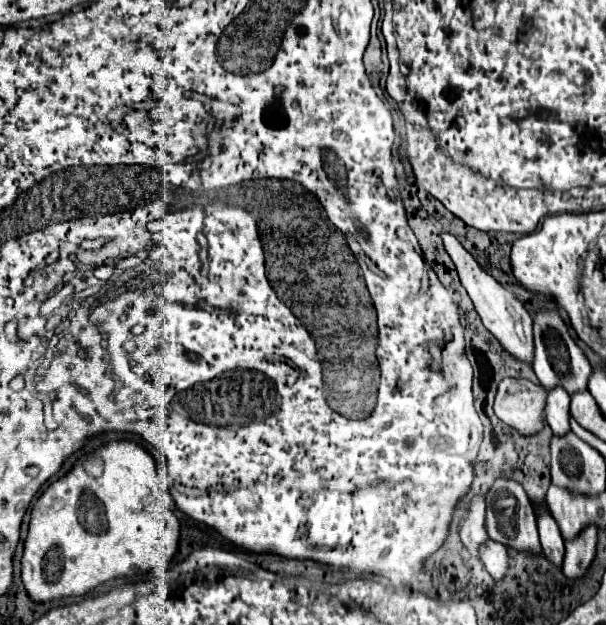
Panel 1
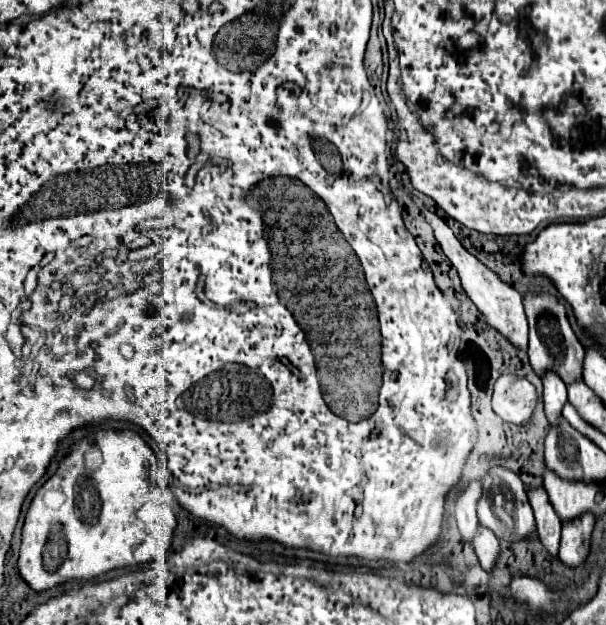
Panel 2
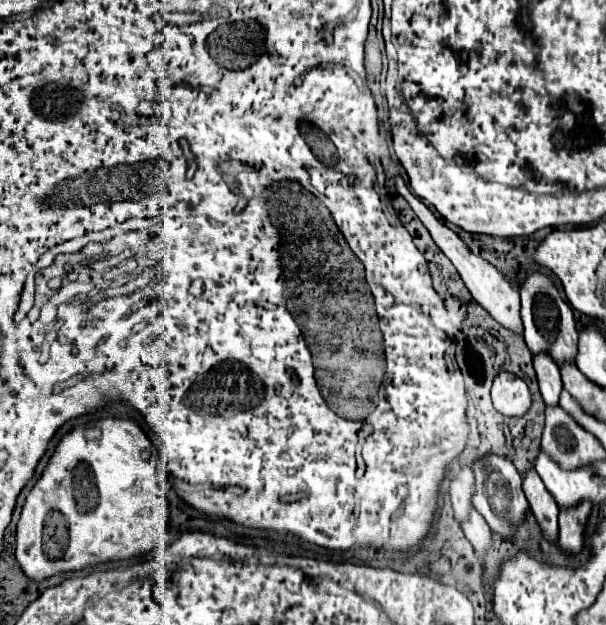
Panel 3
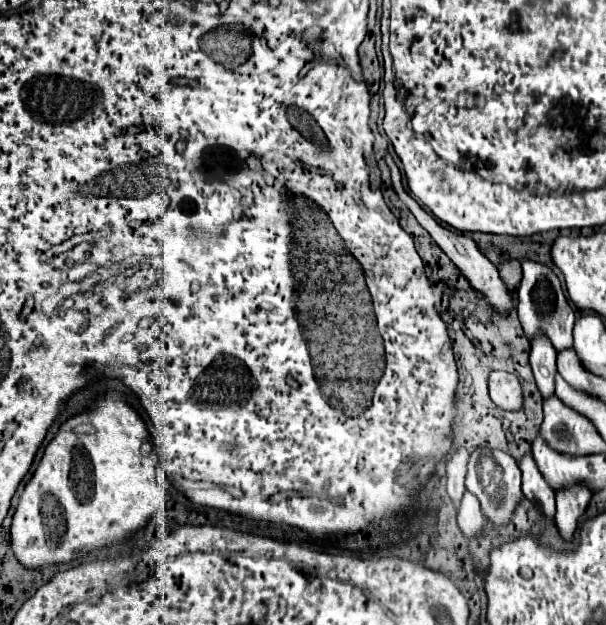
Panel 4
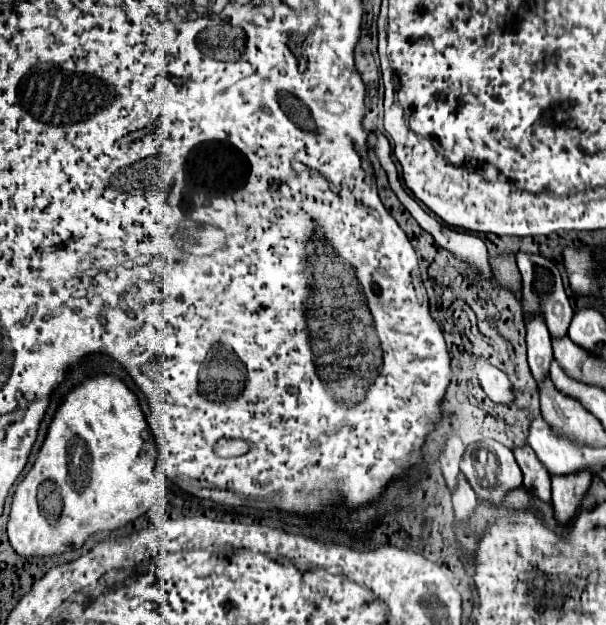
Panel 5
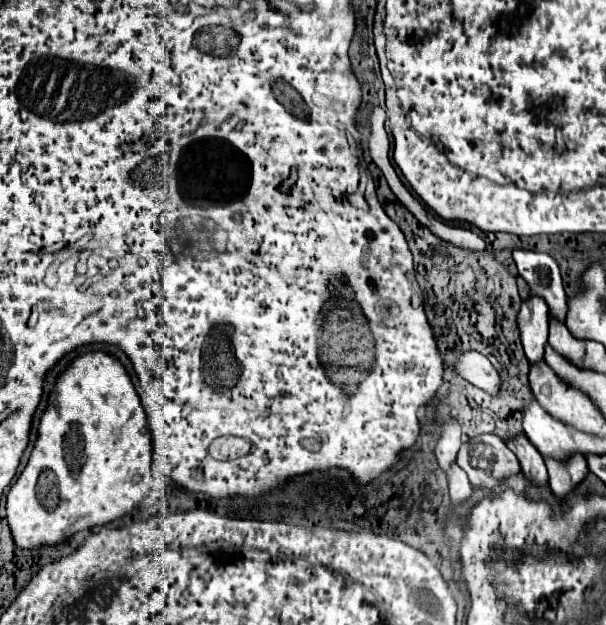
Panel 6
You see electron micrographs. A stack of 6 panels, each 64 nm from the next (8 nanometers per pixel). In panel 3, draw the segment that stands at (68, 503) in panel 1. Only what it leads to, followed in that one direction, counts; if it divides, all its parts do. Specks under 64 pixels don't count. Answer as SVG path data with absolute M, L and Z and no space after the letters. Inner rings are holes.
M108 416L94 422L100 430L98 440L88 440L82 428L72 428L56 444L44 472L28 492L20 520L16 524L16 560L26 576L40 582L56 572L80 570L106 560L124 560L164 546L168 526L168 502L156 482L158 450L148 440L140 424L128 416ZM52 510L64 514L64 526L58 530L48 518Z

